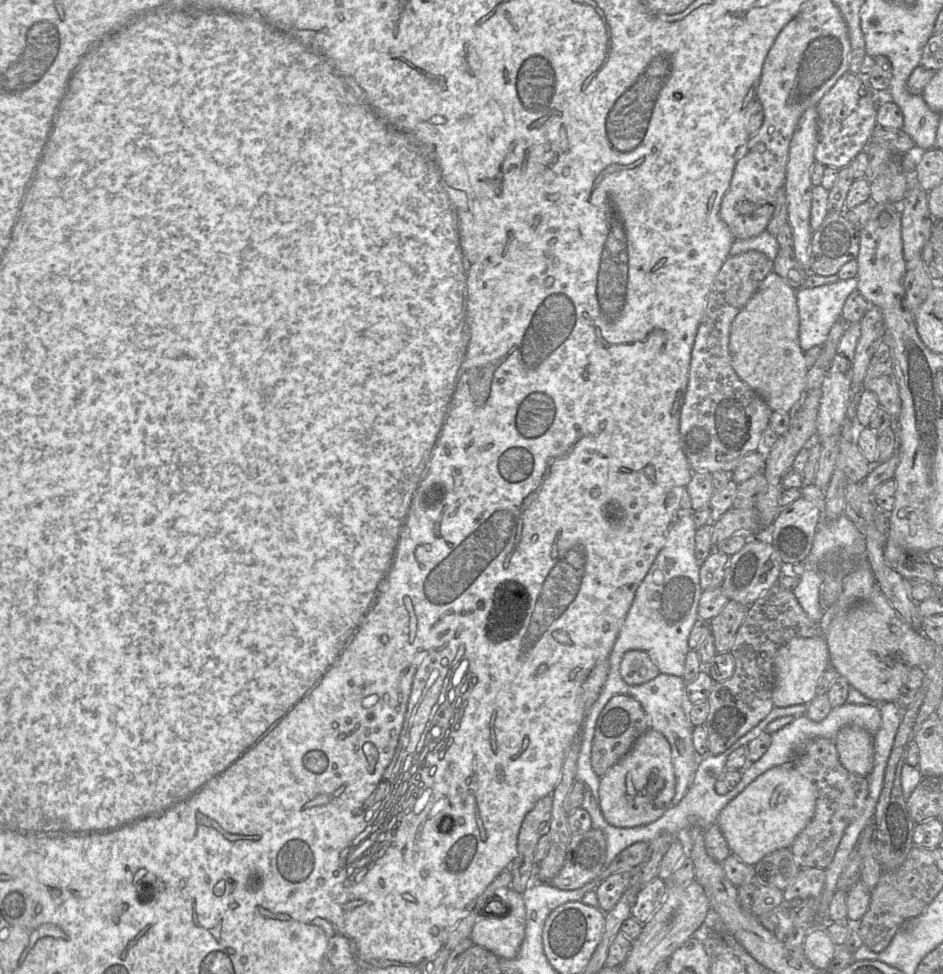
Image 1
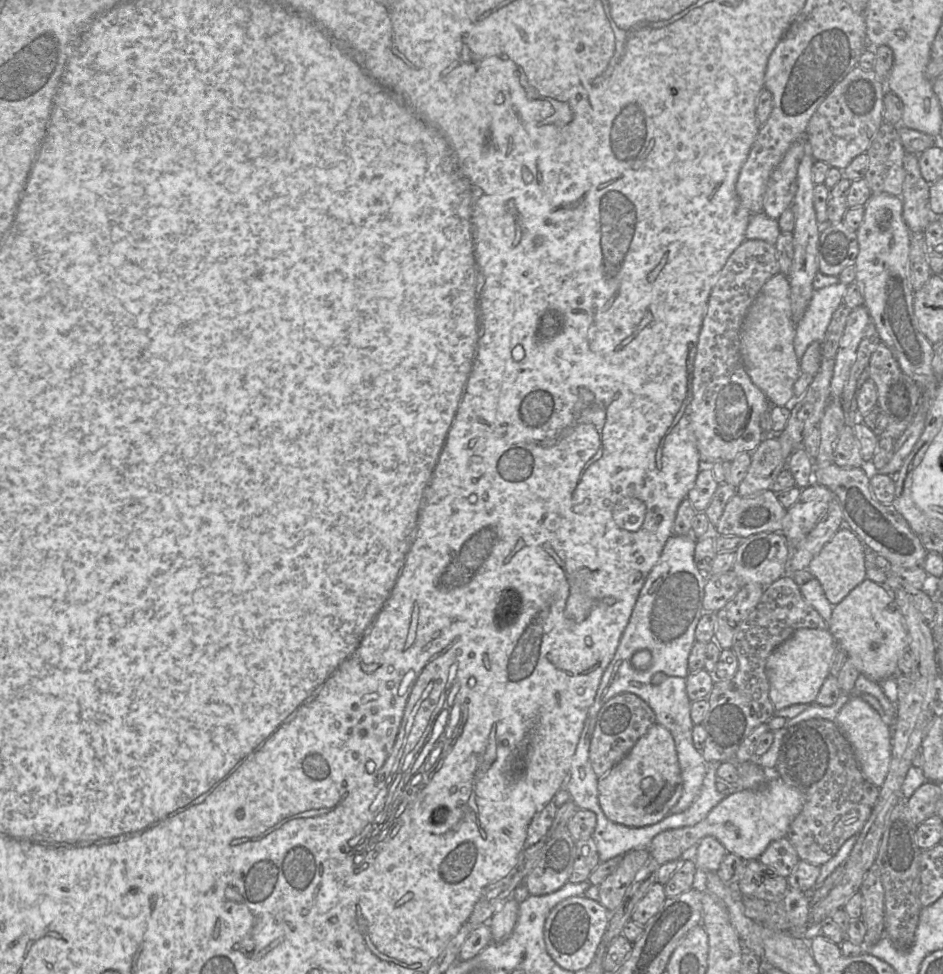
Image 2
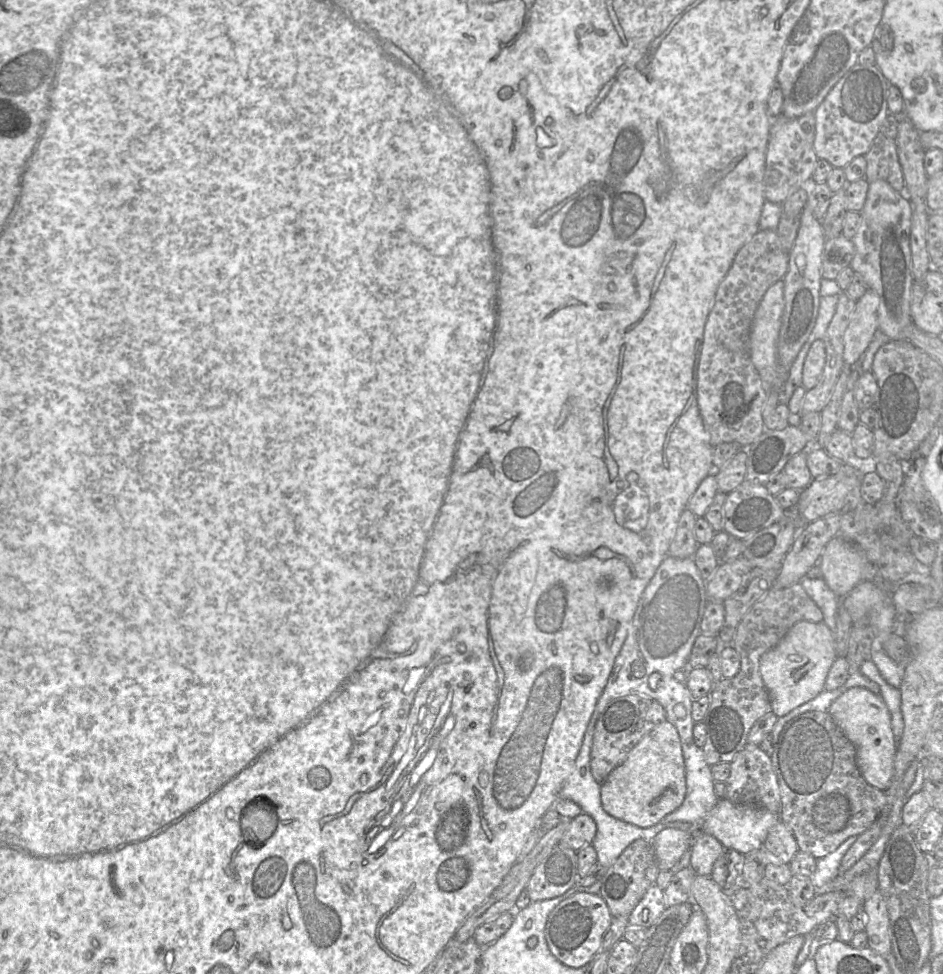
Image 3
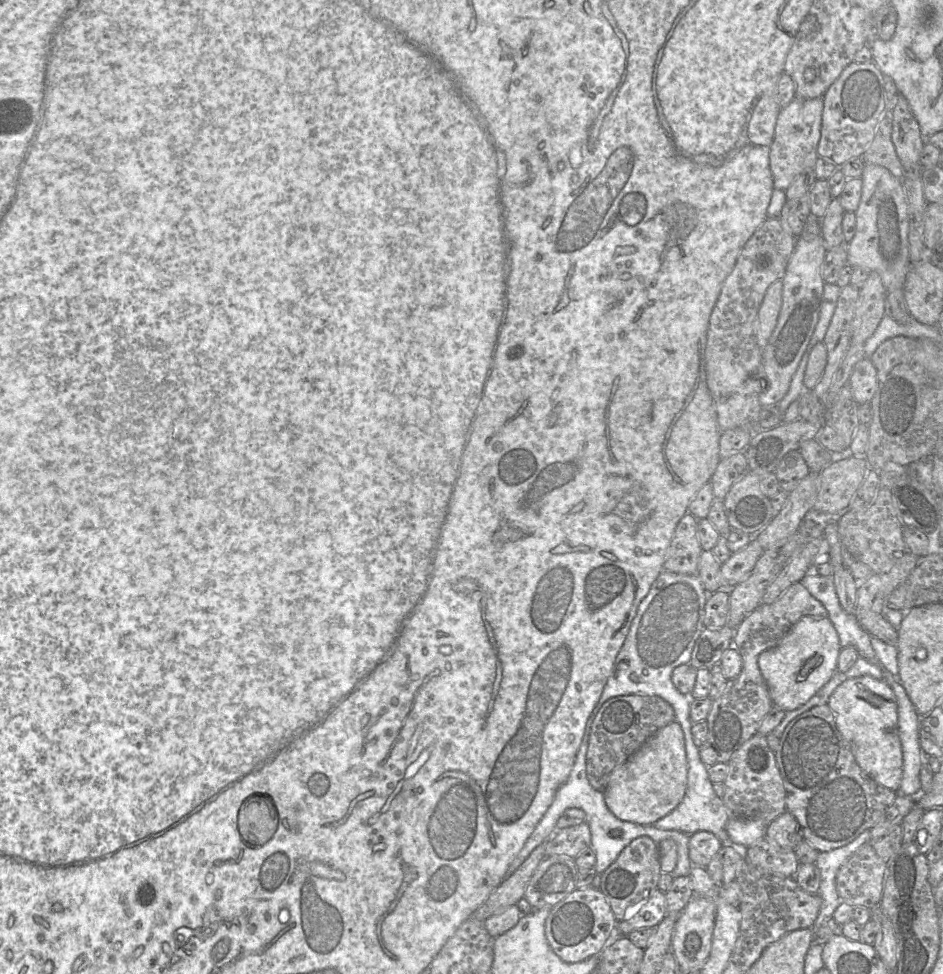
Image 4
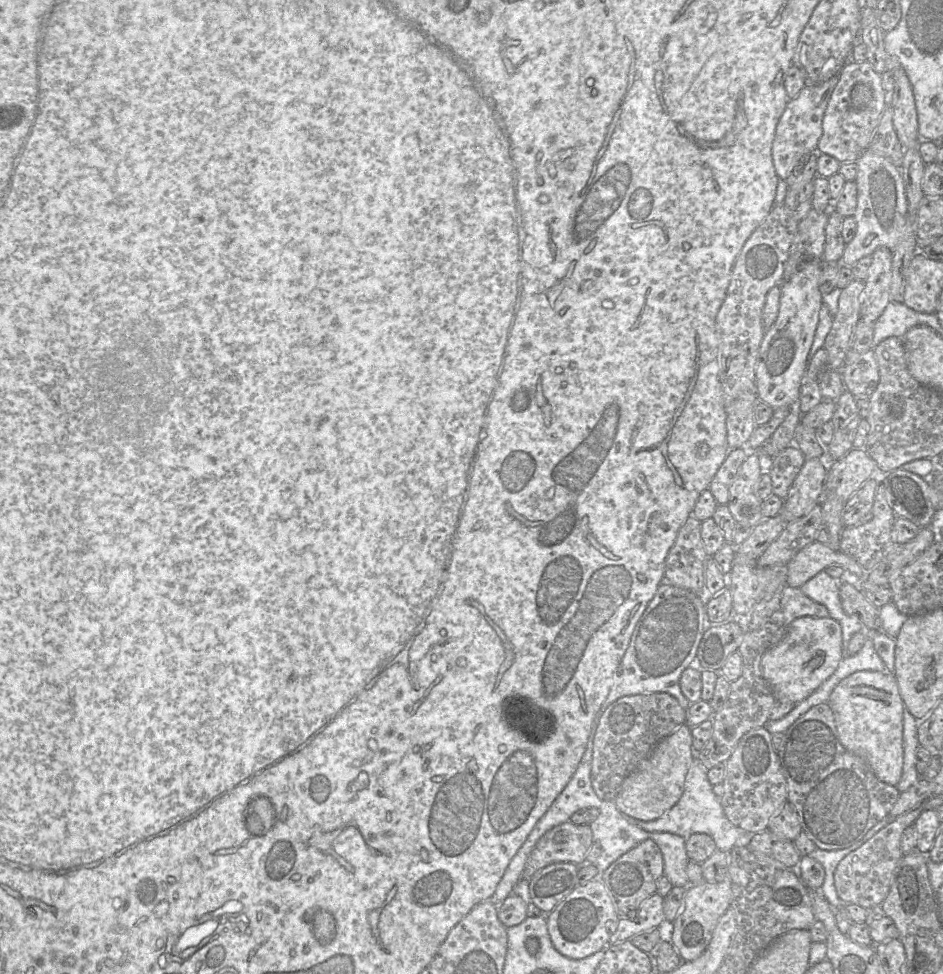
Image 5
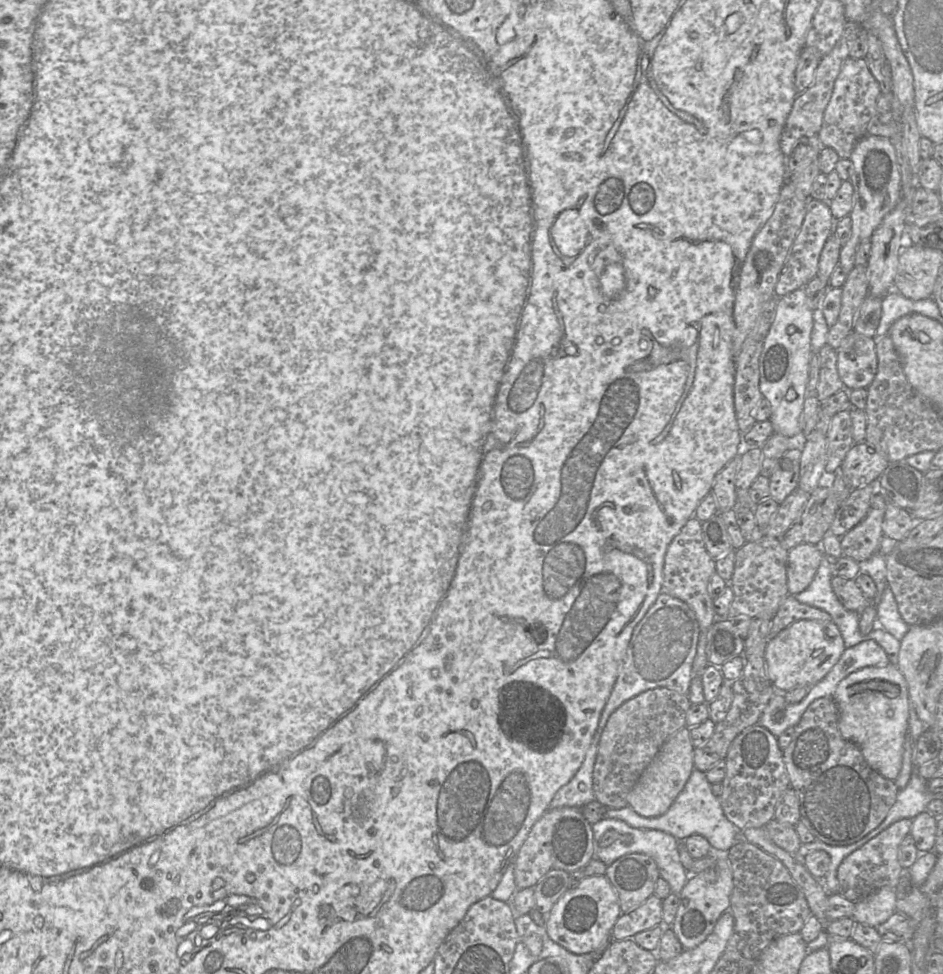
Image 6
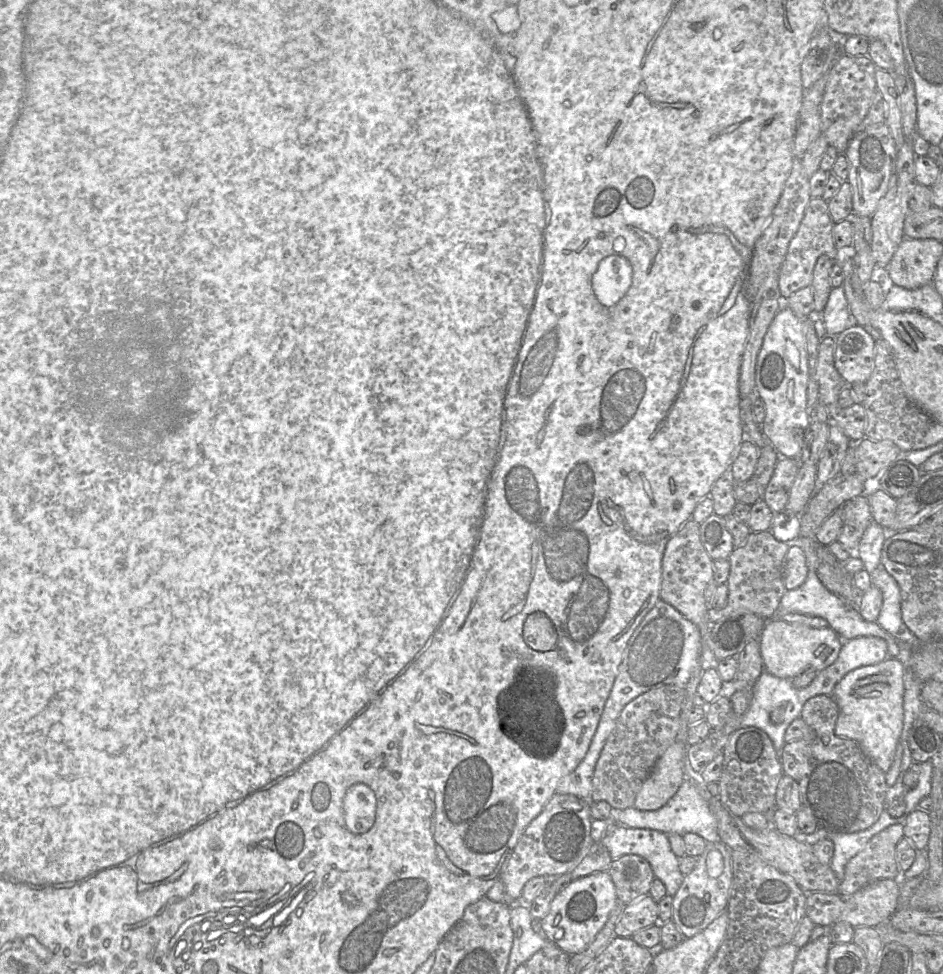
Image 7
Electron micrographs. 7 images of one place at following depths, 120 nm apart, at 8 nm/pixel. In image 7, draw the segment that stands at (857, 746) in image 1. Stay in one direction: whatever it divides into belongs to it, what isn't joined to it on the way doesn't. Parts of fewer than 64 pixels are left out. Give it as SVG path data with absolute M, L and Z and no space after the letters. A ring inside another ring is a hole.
M886 659L870 666L857 668L846 674L835 686L833 698L839 707L835 735L855 741L862 752L884 773L890 769L903 728L904 665L899 659Z

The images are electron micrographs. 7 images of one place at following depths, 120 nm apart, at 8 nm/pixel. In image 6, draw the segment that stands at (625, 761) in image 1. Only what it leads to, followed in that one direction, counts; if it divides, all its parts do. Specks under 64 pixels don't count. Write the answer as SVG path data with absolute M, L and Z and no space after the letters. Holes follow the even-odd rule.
M688 727L681 728L669 737L628 794L627 806L644 817L664 814L682 791L695 768L694 749Z

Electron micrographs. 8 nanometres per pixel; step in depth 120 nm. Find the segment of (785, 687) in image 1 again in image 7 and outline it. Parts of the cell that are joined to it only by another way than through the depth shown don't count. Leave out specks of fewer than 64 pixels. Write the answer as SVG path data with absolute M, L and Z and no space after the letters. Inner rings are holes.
M779 617L767 620L758 639L764 671L785 679L792 679L807 669L820 672L835 662L843 646L841 637L829 626L811 628L800 623L785 622Z

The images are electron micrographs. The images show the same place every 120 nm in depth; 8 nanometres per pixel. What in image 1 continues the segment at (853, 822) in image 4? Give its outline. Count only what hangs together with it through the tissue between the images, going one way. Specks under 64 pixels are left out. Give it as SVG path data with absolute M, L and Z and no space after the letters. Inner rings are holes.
M817 737L801 742L794 748L790 765L812 782L816 799L814 815L793 841L791 852L800 869L826 869L834 858L846 828L863 812L869 793L867 779L843 767L833 739Z

